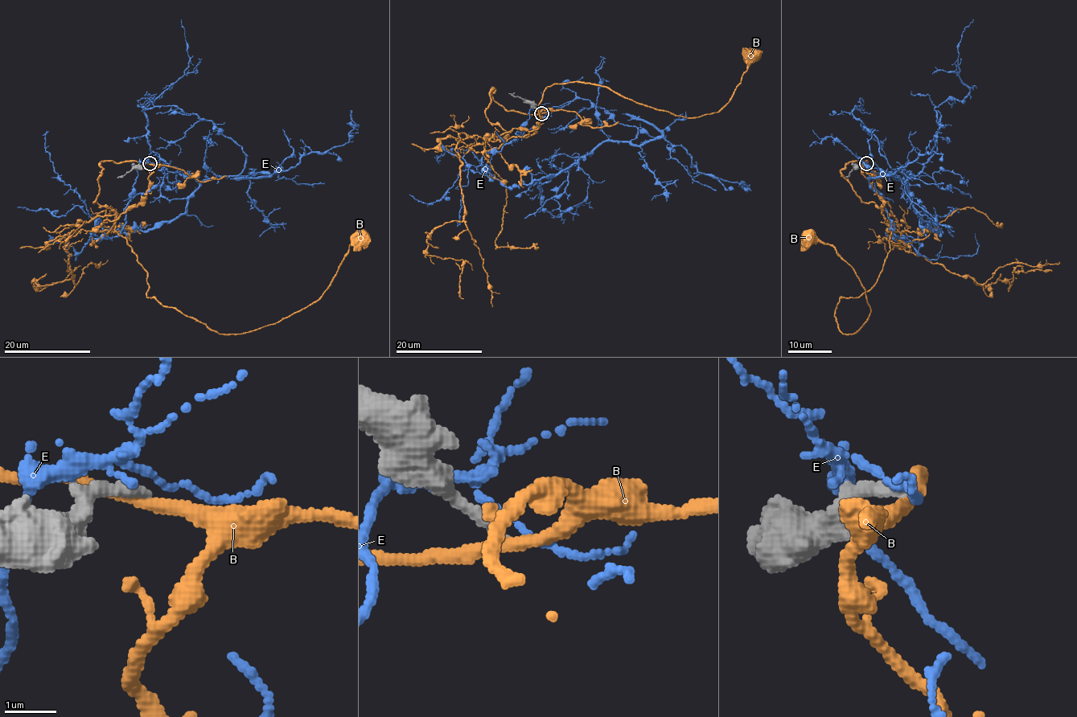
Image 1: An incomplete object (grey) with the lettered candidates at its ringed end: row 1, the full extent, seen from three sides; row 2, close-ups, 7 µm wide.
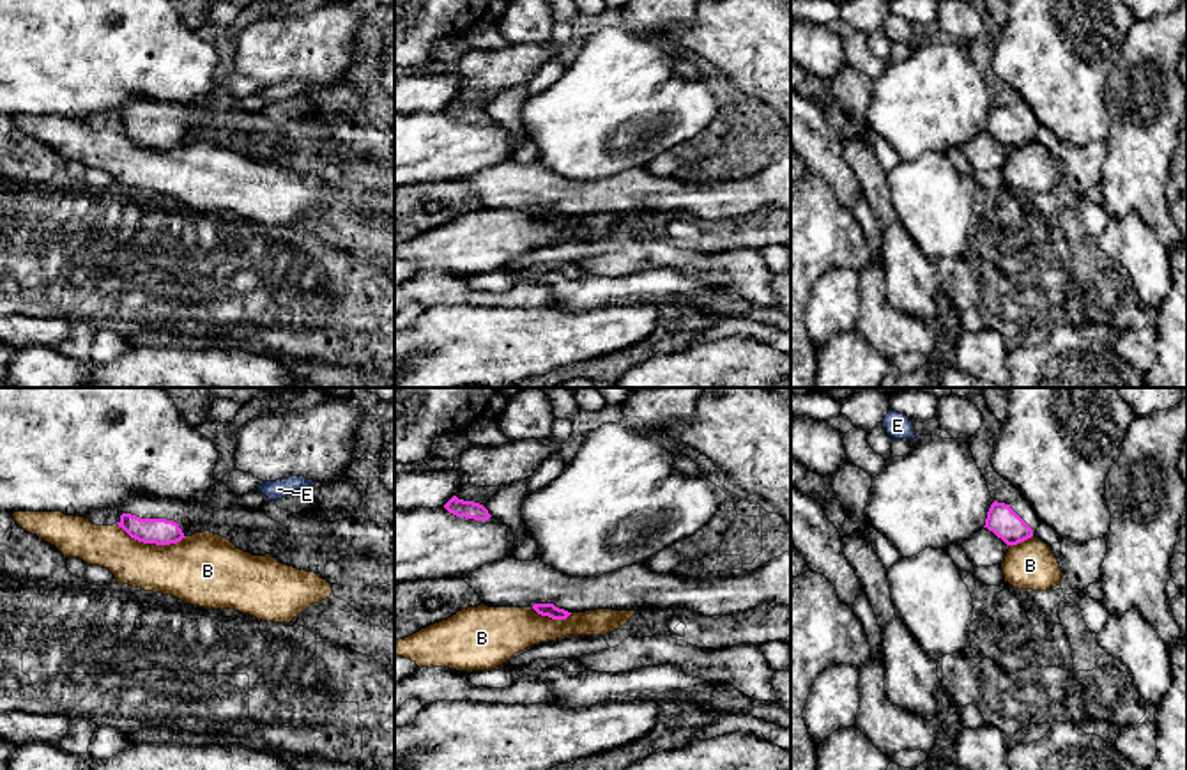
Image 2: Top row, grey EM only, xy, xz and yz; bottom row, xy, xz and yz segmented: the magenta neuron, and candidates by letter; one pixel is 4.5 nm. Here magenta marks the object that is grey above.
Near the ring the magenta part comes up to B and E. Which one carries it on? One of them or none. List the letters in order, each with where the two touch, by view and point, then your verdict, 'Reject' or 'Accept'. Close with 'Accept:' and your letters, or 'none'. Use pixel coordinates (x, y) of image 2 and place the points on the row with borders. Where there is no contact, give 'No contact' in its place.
B: Touches magenta at xy (153, 542). Reject
E: No contact. Reject
Accept: none

